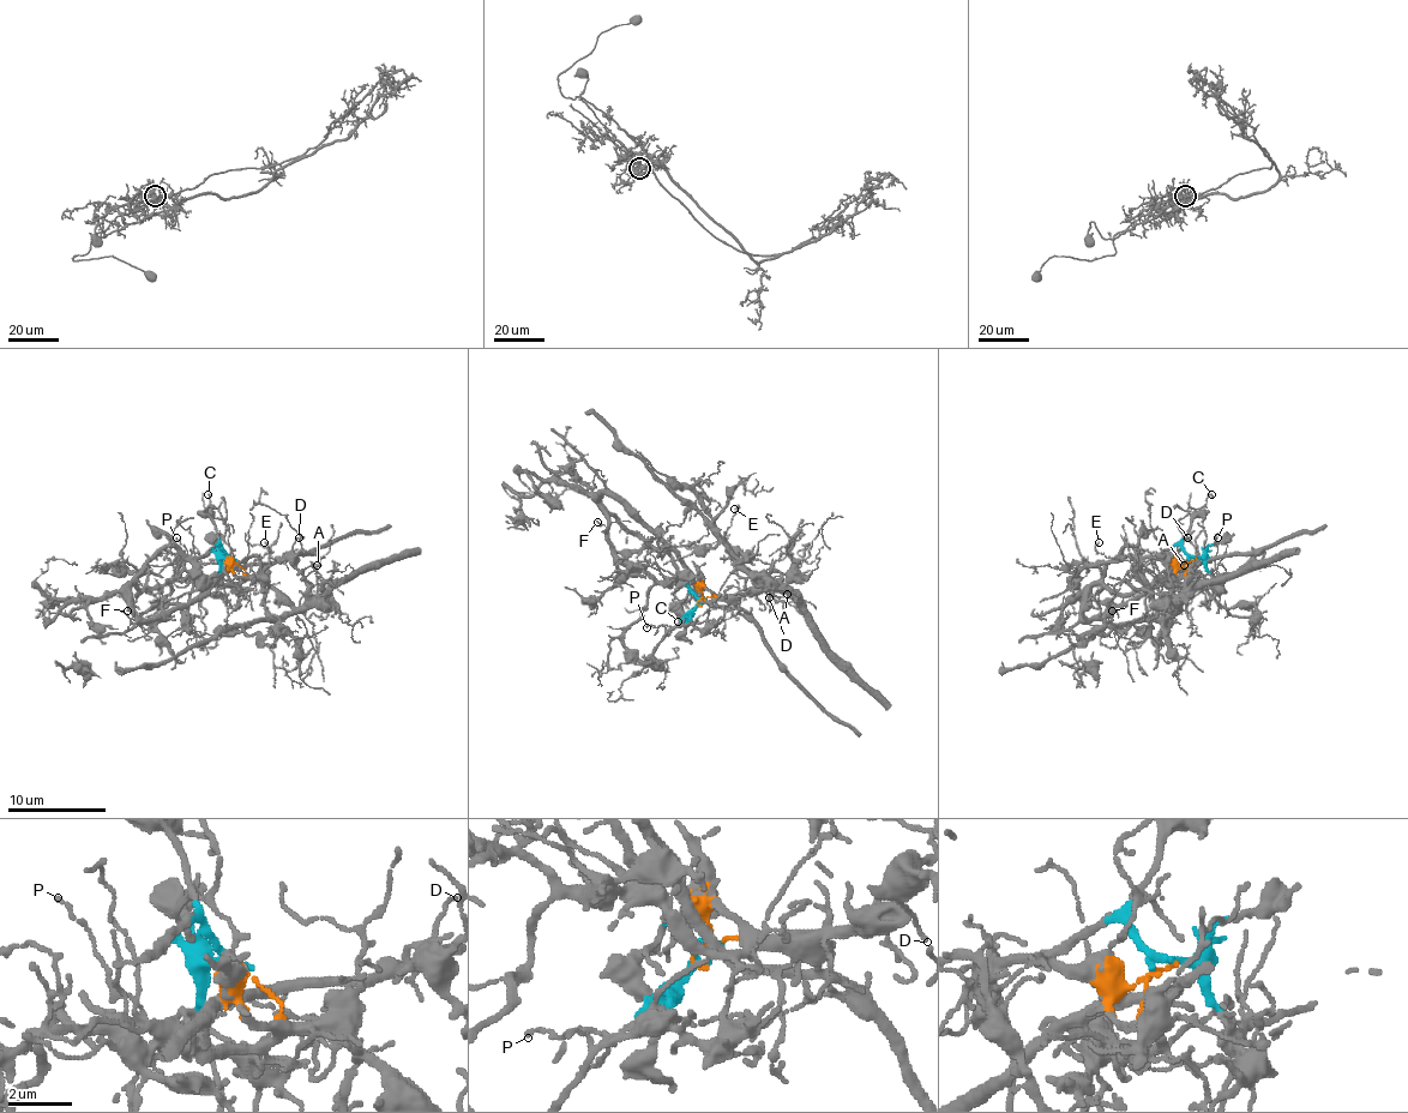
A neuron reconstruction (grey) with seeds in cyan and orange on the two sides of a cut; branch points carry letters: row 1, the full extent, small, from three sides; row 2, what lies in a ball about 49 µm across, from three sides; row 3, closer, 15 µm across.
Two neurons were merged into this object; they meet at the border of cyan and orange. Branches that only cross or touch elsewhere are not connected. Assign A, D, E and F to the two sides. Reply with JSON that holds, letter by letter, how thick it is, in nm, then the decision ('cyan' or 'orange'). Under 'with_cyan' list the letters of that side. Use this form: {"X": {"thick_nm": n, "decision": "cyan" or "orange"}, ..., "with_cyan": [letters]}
{"A": {"thick_nm": 140, "decision": "orange"}, "D": {"thick_nm": 110, "decision": "orange"}, "E": {"thick_nm": 110, "decision": "cyan"}, "F": {"thick_nm": 180, "decision": "cyan"}, "with_cyan": ["E", "F"]}

